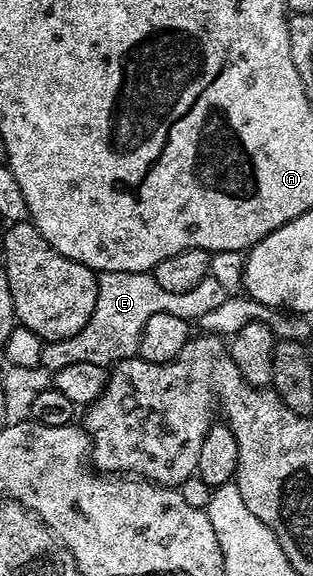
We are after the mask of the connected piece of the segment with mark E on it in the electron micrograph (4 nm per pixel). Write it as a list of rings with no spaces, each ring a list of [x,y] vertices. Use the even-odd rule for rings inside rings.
[[[99,272],[97,277],[96,310],[92,310],[92,318],[88,318],[88,322],[72,338],[56,340],[43,347],[40,364],[52,374],[64,366],[72,366],[72,362],[96,362],[113,366],[120,360],[133,360],[138,356],[144,322],[148,322],[152,314],[167,312],[176,314],[176,318],[197,322],[201,316],[216,311],[228,300],[228,293],[221,280],[212,274],[204,277],[200,286],[184,294],[172,294],[164,290],[164,286],[160,286],[160,282],[156,282],[150,272]]]

